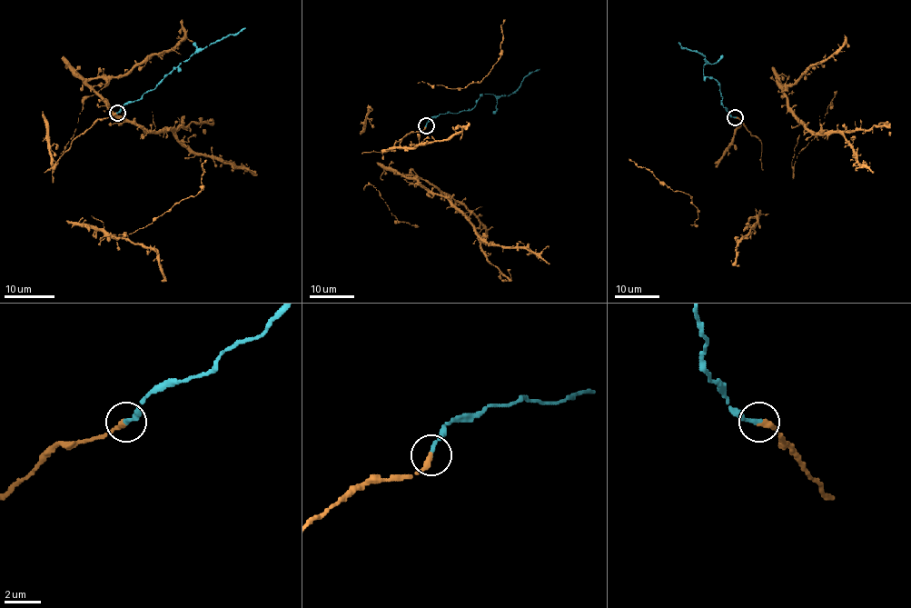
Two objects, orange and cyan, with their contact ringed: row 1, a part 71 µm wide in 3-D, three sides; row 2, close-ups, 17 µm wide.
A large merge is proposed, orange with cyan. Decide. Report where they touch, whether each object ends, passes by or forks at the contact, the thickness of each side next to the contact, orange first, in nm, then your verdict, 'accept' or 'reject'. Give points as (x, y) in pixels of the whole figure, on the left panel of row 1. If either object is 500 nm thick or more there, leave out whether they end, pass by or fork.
place (117, 113); orange ends; cyan ends; calibres 320 and 240 nm; accept

